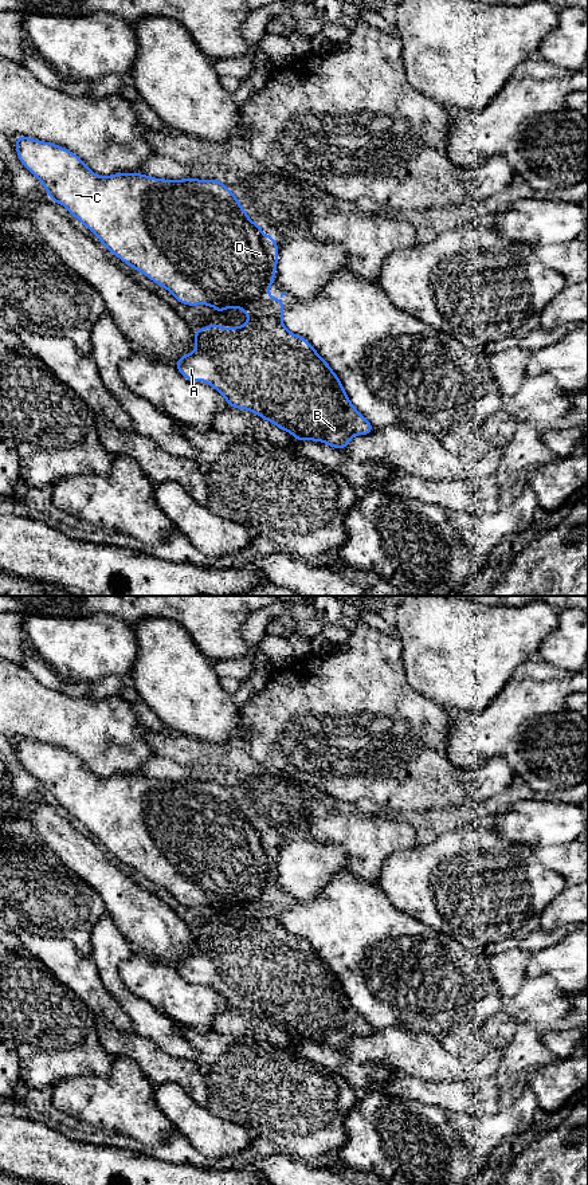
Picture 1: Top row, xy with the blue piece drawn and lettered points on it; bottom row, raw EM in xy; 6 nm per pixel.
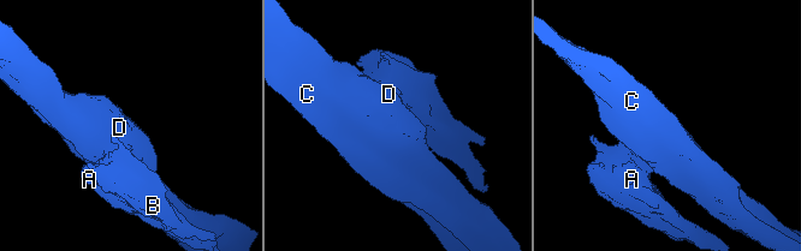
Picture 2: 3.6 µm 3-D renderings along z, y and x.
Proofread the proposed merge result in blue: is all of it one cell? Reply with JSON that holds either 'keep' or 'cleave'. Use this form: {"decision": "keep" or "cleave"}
{"decision": "cleave"}

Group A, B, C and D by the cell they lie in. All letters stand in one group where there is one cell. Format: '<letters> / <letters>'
A B / C D

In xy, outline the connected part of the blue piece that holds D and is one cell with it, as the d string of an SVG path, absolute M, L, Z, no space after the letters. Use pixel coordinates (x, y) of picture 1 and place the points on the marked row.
M15 137L20 162L44 185L48 197L59 203L86 225L109 252L165 287L180 303L208 305L222 314L227 307L242 309L248 322L260 315L263 295L275 282L278 244L268 234L260 232L260 223L251 223L239 199L222 180L164 180L138 173L97 176L77 154L52 142L30 137Z

